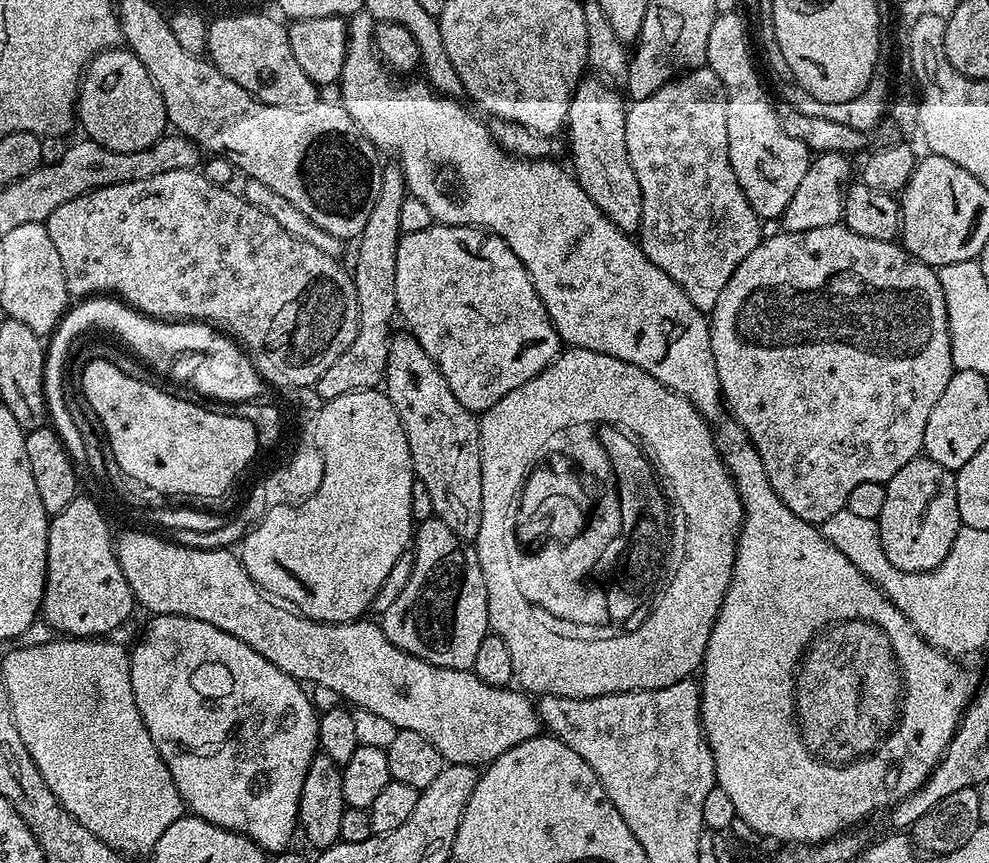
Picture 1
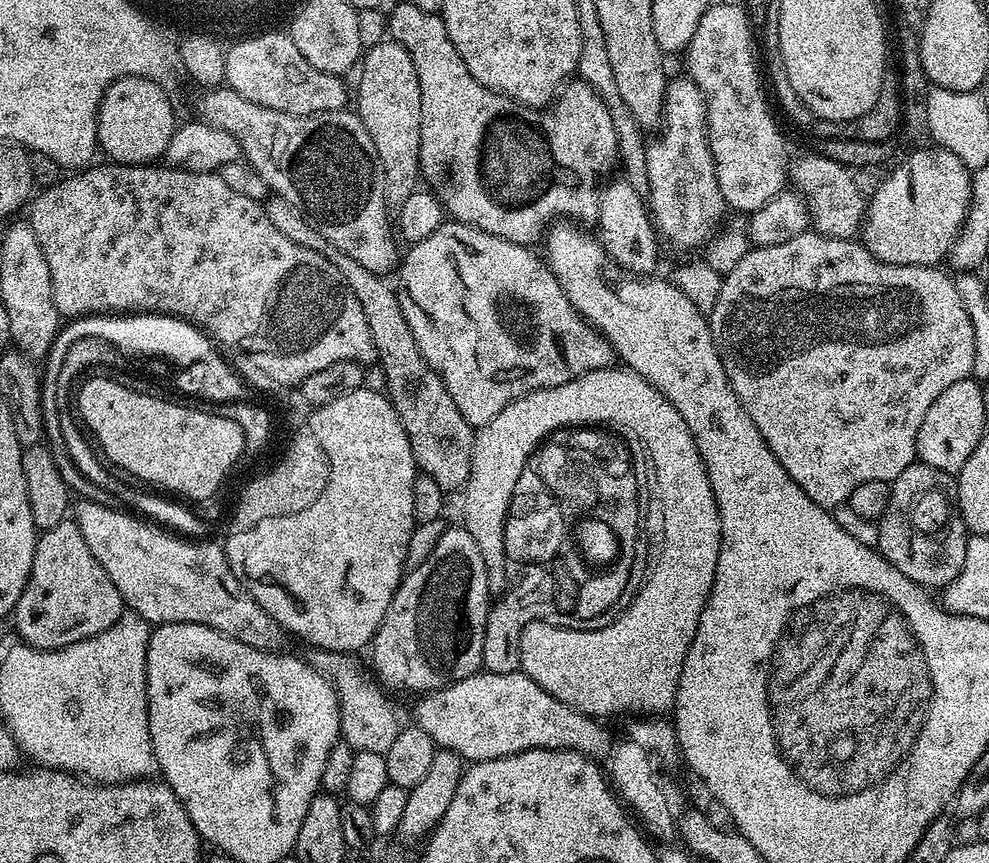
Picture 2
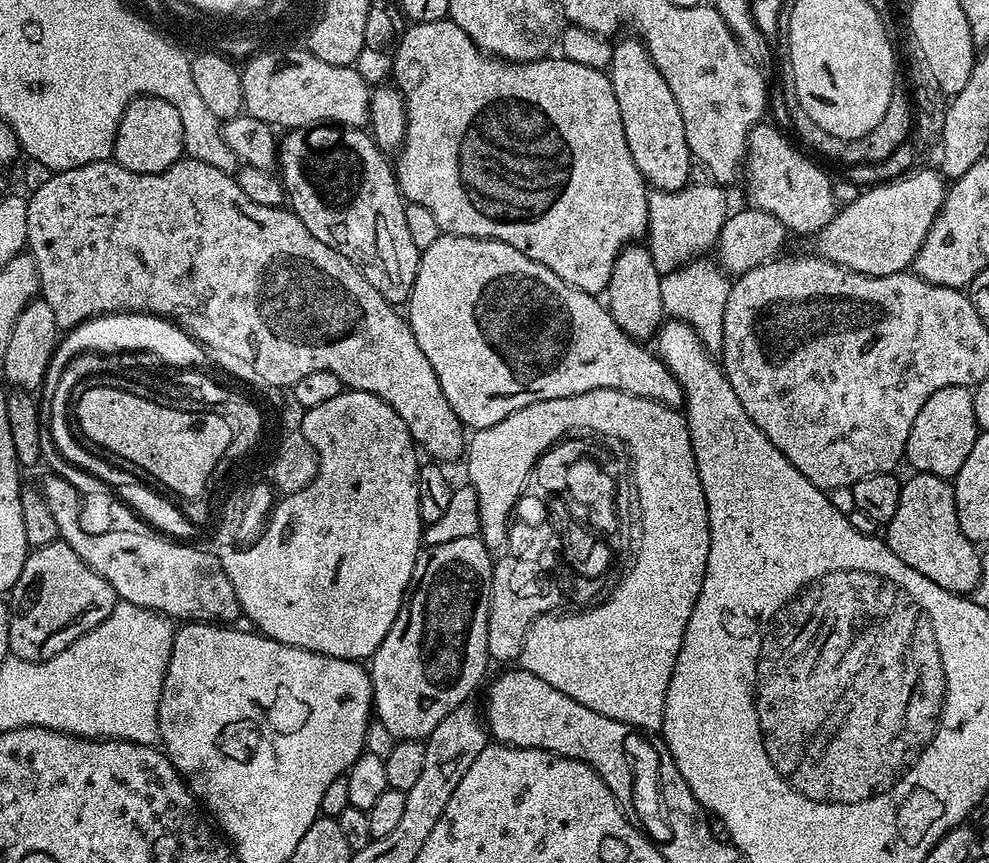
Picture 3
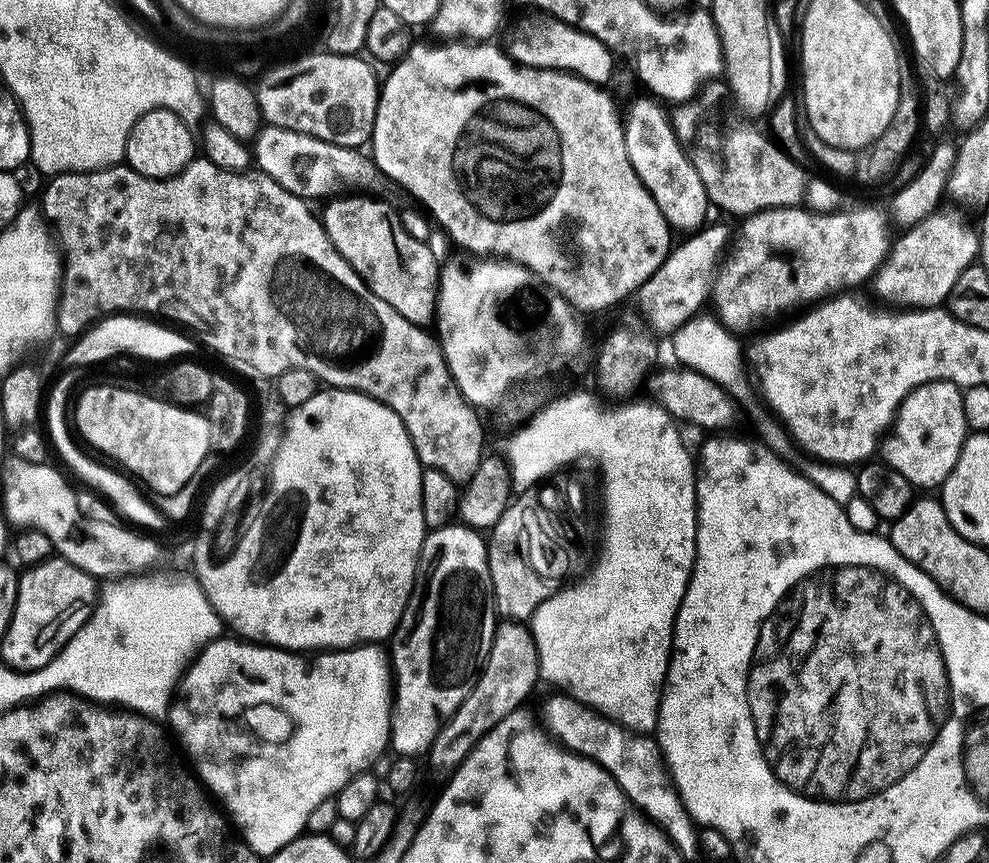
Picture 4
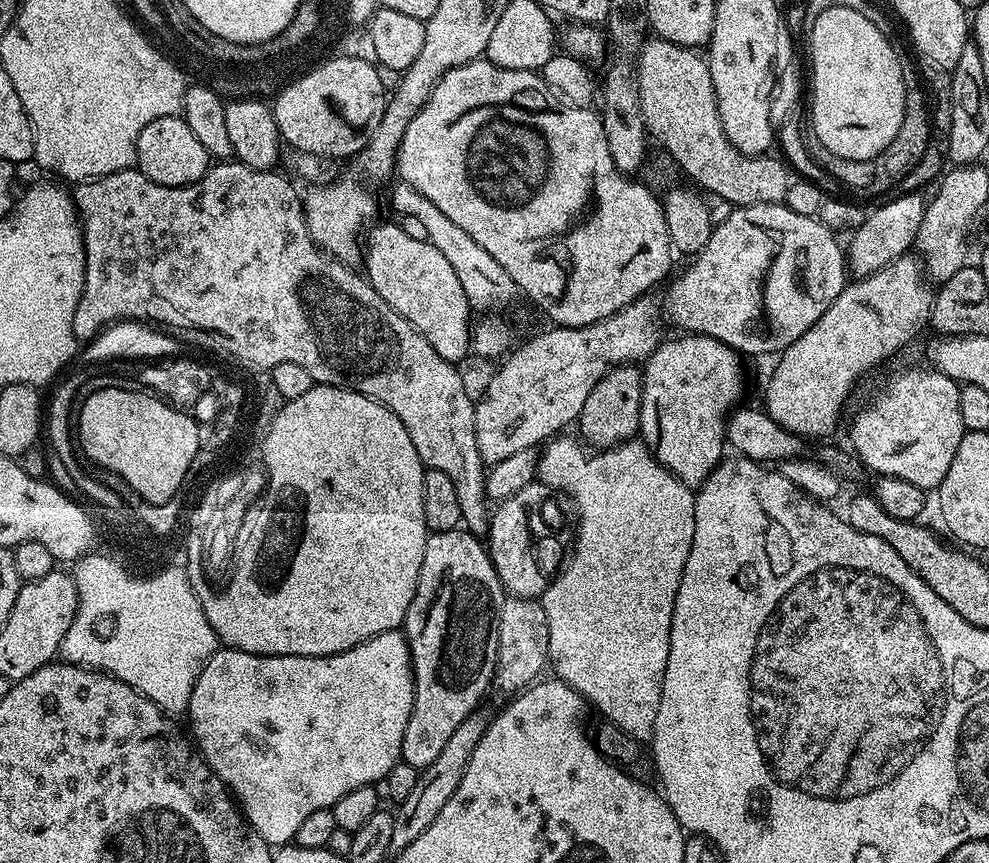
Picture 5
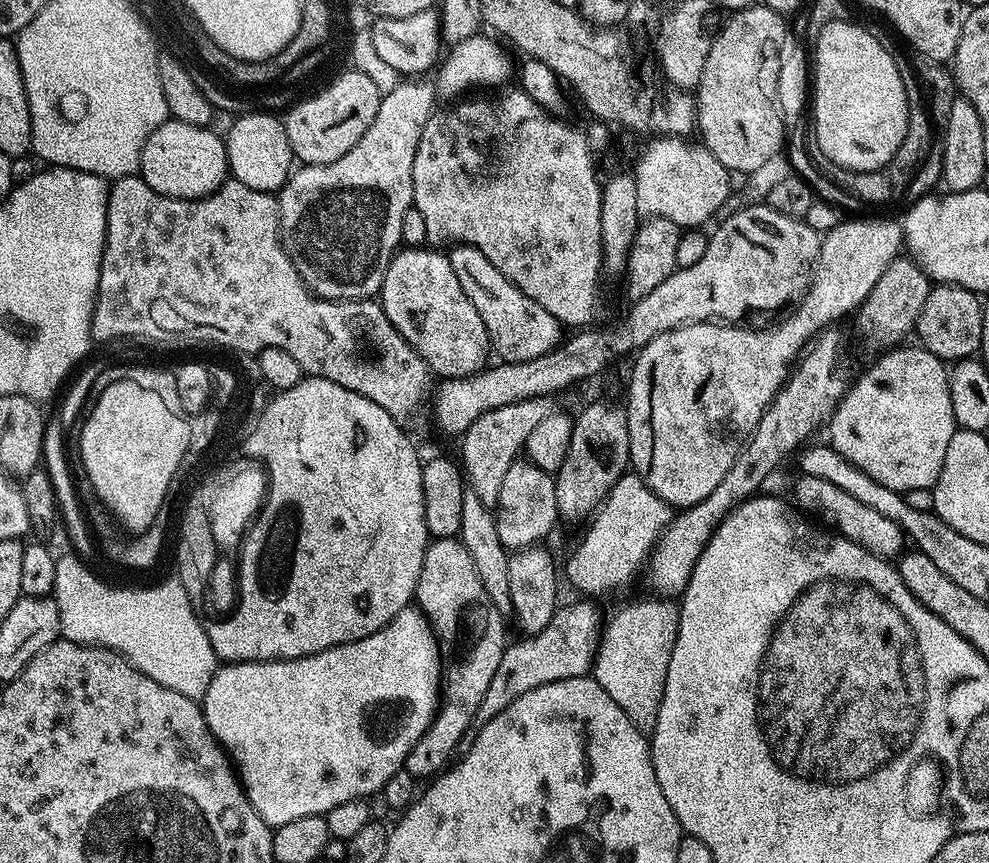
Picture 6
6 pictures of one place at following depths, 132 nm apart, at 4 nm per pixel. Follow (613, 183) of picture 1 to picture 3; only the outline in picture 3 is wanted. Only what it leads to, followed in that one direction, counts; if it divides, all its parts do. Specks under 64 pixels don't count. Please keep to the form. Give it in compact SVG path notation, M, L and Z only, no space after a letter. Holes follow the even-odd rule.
M640 242L625 246L614 262L614 270L606 289L606 307L614 322L618 322L621 330L634 340L651 341L665 319L659 286L661 275L654 266L654 258L647 247Z

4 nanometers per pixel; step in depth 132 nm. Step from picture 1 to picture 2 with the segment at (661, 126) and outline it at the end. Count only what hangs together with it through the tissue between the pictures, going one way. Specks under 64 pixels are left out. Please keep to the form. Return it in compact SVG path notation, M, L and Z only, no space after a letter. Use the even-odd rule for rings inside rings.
M681 74L677 80L669 79L665 83L663 98L663 115L660 137L646 147L646 174L648 175L647 203L650 215L665 241L673 240L684 248L692 248L695 244L703 245L718 225L725 219L726 205L722 198L722 190L718 186L716 167L712 151L708 145L708 112L704 93L692 81L692 77Z

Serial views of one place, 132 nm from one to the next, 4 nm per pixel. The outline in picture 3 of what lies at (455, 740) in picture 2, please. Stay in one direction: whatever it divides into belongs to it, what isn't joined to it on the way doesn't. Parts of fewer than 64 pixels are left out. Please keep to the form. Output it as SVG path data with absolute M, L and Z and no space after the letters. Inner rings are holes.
M516 666L513 672L504 672L488 688L488 716L486 712L486 728L493 741L510 744L513 748L538 748L545 752L553 752L557 756L570 757L572 760L588 764L606 783L607 789L614 795L615 802L623 810L624 815L633 817L634 810L634 775L630 770L630 760L625 752L626 732L628 725L616 719L606 718L582 706L580 702L569 698L562 691L556 690L548 682L543 682L534 674Z

